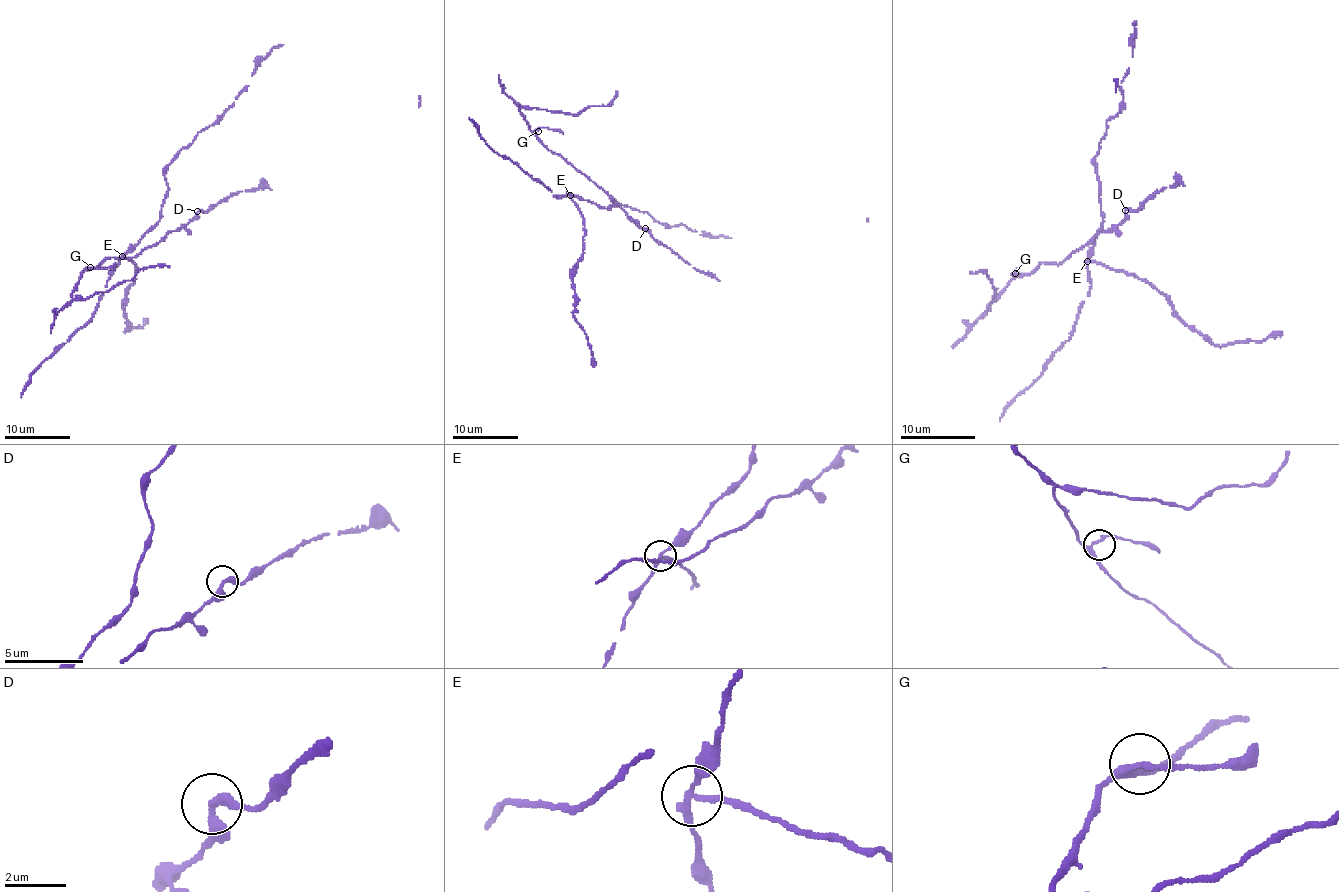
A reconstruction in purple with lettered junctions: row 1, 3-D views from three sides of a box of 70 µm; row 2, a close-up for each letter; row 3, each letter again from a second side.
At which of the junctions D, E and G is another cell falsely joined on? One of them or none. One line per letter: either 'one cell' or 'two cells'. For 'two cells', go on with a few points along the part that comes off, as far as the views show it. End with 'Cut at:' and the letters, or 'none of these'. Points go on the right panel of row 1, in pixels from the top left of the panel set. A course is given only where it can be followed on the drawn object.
D: one cell
E: two cells | (1088, 260), (1134, 273), (1157, 288), (1179, 318), (1220, 346), (1276, 337), (1282, 331)
G: one cell
Cut at: E

